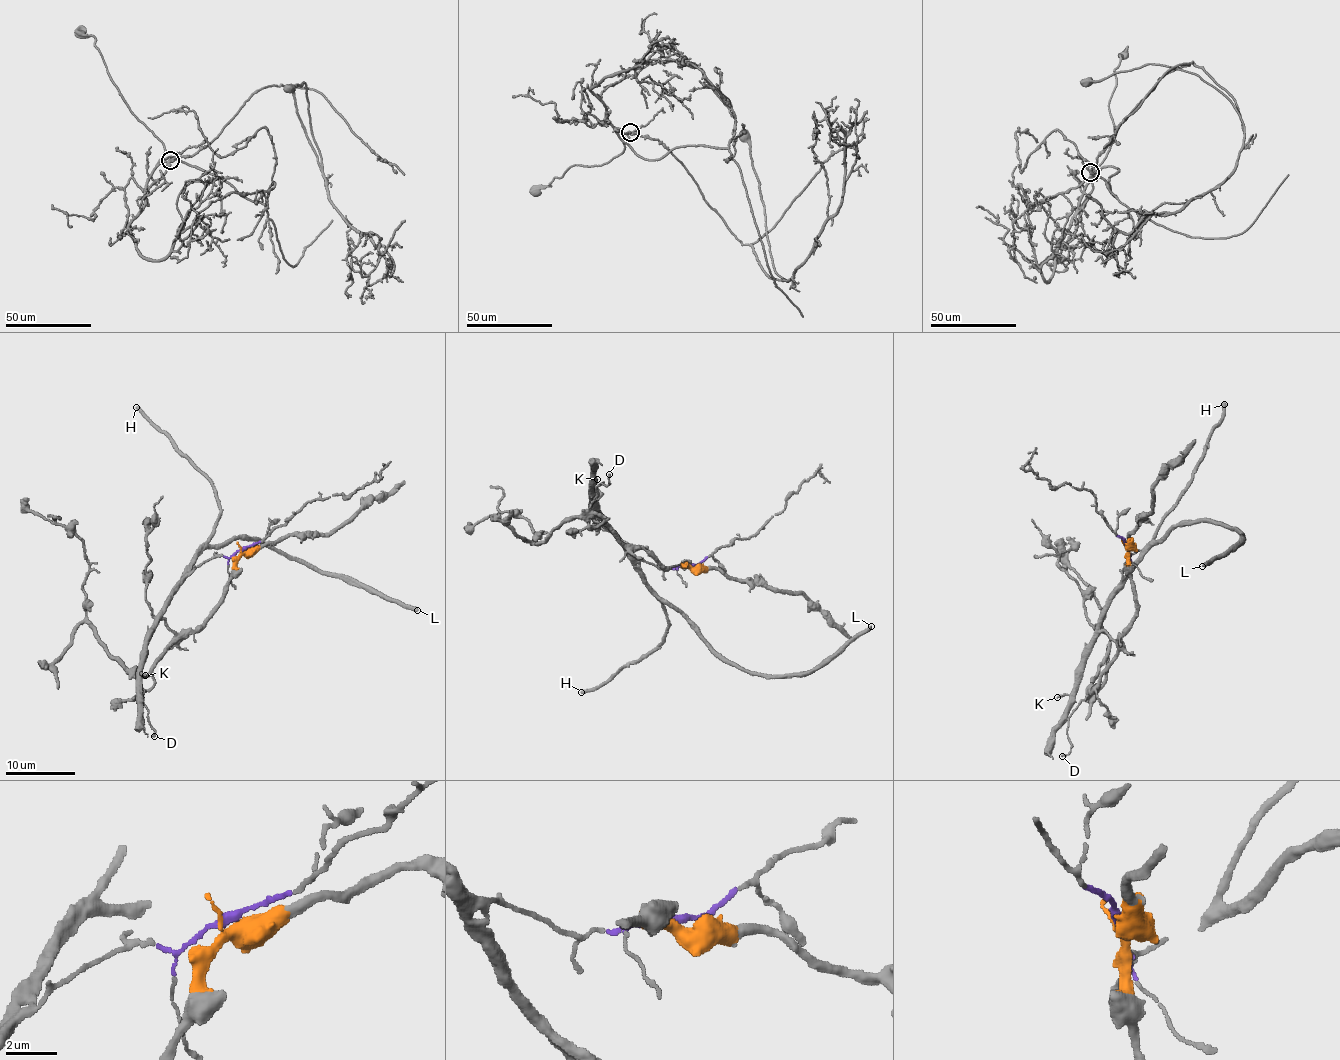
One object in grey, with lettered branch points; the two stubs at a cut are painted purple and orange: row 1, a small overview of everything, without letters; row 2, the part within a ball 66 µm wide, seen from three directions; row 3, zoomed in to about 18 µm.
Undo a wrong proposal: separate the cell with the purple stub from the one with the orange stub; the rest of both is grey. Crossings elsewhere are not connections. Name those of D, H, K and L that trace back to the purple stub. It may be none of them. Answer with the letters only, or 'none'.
H, K, L

